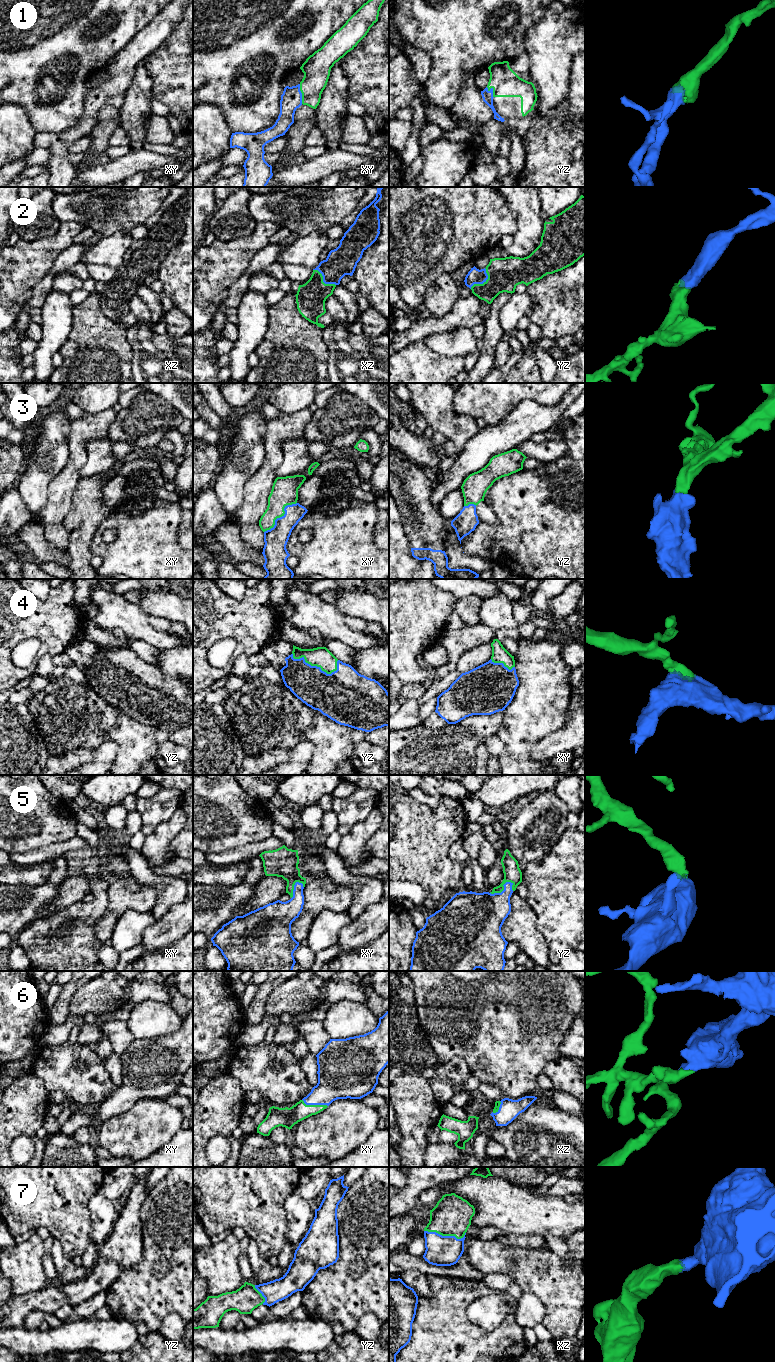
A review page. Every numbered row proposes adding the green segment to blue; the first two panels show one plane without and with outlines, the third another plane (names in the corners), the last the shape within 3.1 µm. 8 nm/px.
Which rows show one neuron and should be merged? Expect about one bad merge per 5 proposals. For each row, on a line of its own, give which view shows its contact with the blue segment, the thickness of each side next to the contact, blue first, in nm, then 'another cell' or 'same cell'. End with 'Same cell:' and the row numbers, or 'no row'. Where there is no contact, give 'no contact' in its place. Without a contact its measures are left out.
1: xy | 170/220 nm | same cell
2: yz | 130/280 nm | same cell
3: xy | 180/220 nm | same cell
4: yz | 320/160 nm | same cell
5: yz | 340/140 nm | same cell
6: xy | 280/160 nm | same cell
7: xz | 240/320 nm | same cell
Same cell: 1, 2, 3, 4, 5, 6, 7

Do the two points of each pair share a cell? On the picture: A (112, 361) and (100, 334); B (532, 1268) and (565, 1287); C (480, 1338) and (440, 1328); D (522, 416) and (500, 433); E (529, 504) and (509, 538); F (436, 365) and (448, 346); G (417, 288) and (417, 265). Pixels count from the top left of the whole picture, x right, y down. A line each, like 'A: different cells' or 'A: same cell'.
A: same cell
B: same cell
C: same cell
D: same cell
E: same cell
F: different cells
G: same cell

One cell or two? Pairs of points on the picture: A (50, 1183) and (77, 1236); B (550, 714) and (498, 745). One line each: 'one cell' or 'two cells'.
A: one cell
B: two cells

